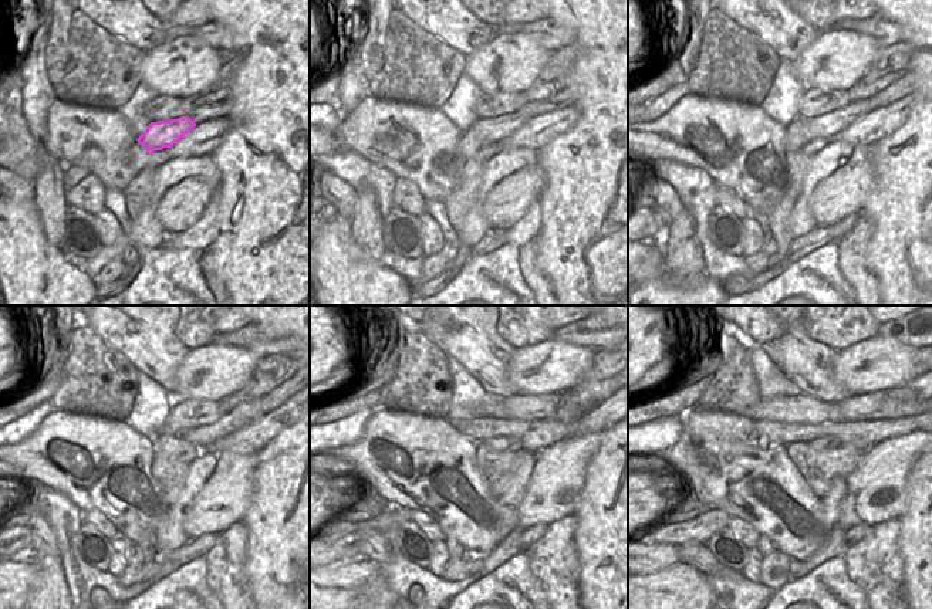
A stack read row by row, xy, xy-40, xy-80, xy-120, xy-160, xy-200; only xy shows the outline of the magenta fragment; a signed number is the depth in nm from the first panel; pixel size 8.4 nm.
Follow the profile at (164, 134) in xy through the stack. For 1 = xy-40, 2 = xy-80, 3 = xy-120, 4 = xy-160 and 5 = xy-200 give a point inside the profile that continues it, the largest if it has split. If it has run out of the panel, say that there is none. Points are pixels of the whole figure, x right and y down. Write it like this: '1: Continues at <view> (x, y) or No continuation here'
1: Continues at xy-40 (482, 132)
2: Continues at xy-80 (800, 132)
3: Continues at xy-120 (202, 437)
4: Continues at xy-160 (570, 409)
5: Continues at xy-200 (917, 385)

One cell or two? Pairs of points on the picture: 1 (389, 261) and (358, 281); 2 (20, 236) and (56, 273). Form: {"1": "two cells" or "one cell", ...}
{"1": "two cells", "2": "one cell"}

